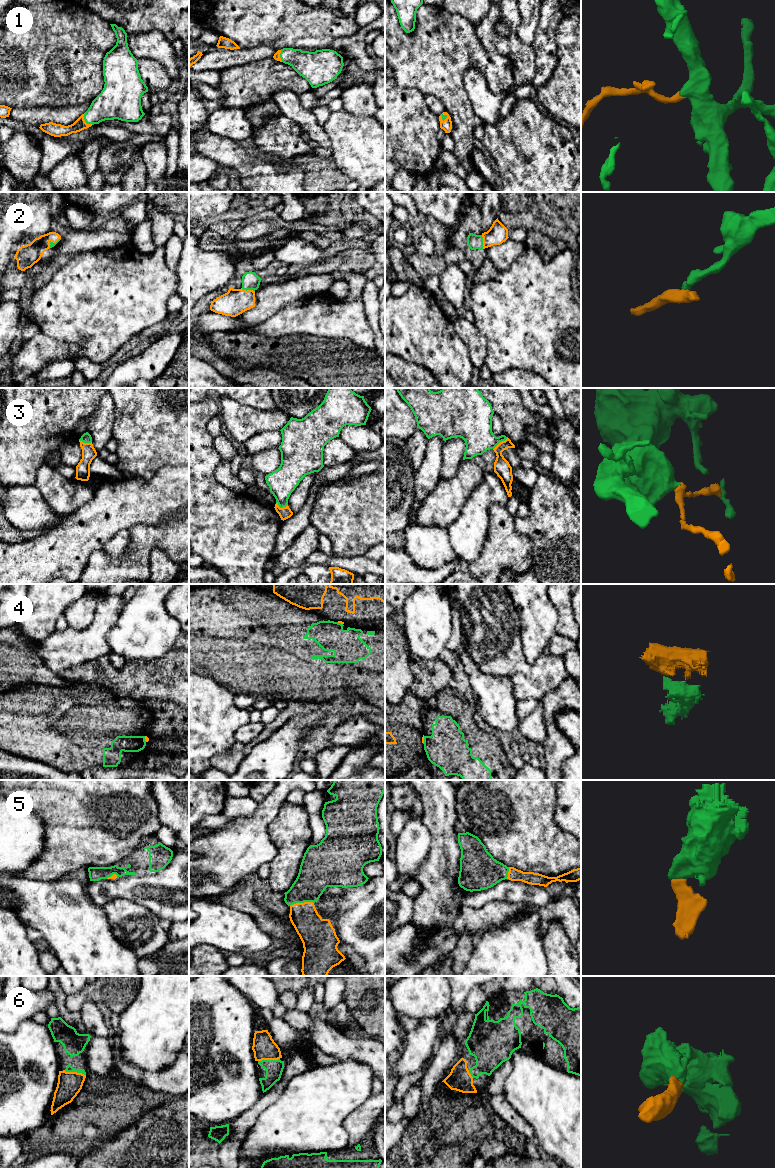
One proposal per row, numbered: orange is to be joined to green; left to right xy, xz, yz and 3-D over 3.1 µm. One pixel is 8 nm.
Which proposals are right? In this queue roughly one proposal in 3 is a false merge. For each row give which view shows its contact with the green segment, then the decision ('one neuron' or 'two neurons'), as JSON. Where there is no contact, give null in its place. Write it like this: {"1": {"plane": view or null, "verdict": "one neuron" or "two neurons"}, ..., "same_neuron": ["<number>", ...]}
{"1": {"plane": "xy", "verdict": "one neuron"}, "2": {"plane": "yz", "verdict": "one neuron"}, "3": {"plane": "yz", "verdict": "one neuron"}, "4": {"plane": "yz", "verdict": "two neurons"}, "5": {"plane": "xz", "verdict": "one neuron"}, "6": {"plane": "xz", "verdict": "one neuron"}, "same_neuron": ["1", "2", "3", "5", "6"]}

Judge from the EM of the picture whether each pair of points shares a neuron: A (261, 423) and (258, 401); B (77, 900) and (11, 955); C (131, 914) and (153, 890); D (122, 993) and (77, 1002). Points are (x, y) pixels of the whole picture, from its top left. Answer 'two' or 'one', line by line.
A: two
B: two
C: two
D: one

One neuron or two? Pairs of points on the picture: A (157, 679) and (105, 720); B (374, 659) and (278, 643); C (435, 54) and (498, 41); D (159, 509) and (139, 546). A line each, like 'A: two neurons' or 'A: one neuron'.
A: two neurons
B: one neuron
C: two neurons
D: two neurons

